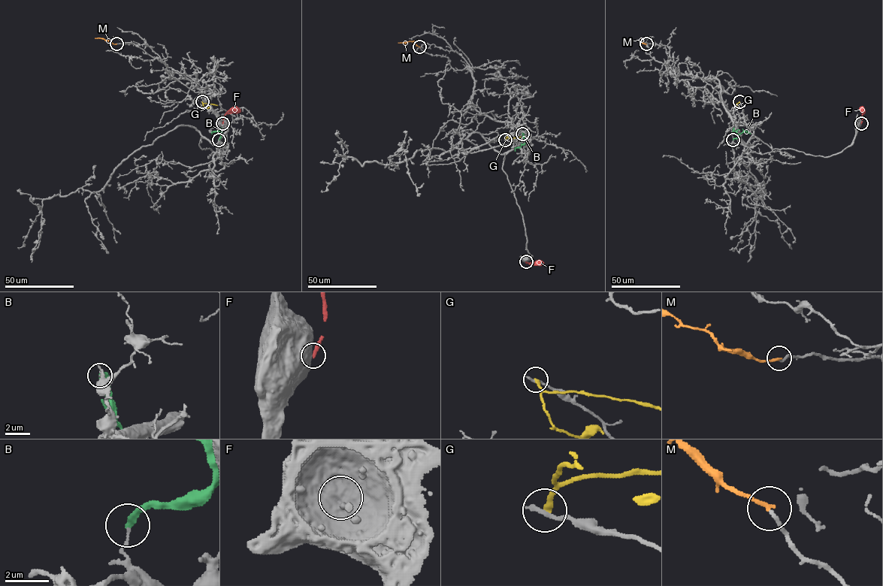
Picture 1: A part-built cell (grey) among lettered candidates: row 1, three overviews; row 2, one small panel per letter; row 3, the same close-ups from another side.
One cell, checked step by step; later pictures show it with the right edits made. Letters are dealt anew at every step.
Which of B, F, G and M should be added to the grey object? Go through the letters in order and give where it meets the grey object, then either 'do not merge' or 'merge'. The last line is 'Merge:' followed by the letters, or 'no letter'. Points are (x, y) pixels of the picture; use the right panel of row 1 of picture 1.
B: (733, 140) | do not merge
F: (861, 123) | do not merge
G: (739, 101) | do not merge
M: (646, 43) | merge
Merge: M

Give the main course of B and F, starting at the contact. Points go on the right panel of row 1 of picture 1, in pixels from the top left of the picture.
B: (733, 139), (743, 131), (750, 134)
F: (861, 123), (863, 112), (862, 110)

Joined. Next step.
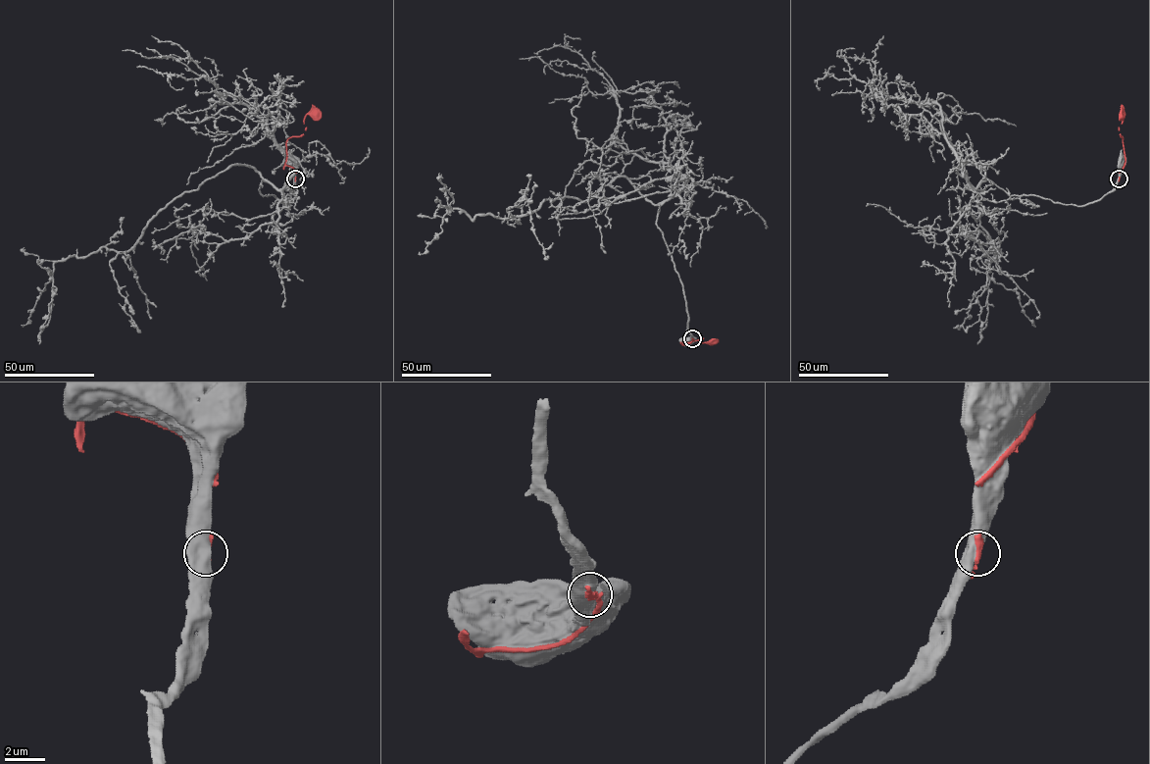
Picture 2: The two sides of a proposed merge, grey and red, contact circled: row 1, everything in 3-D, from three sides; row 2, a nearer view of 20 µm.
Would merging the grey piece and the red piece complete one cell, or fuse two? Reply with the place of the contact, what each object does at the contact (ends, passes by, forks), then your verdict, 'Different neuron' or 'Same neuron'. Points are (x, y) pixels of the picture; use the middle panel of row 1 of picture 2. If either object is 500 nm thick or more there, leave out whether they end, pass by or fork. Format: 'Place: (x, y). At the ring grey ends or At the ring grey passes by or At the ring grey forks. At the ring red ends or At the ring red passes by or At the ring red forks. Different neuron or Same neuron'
Place: (692, 338). Different neuron

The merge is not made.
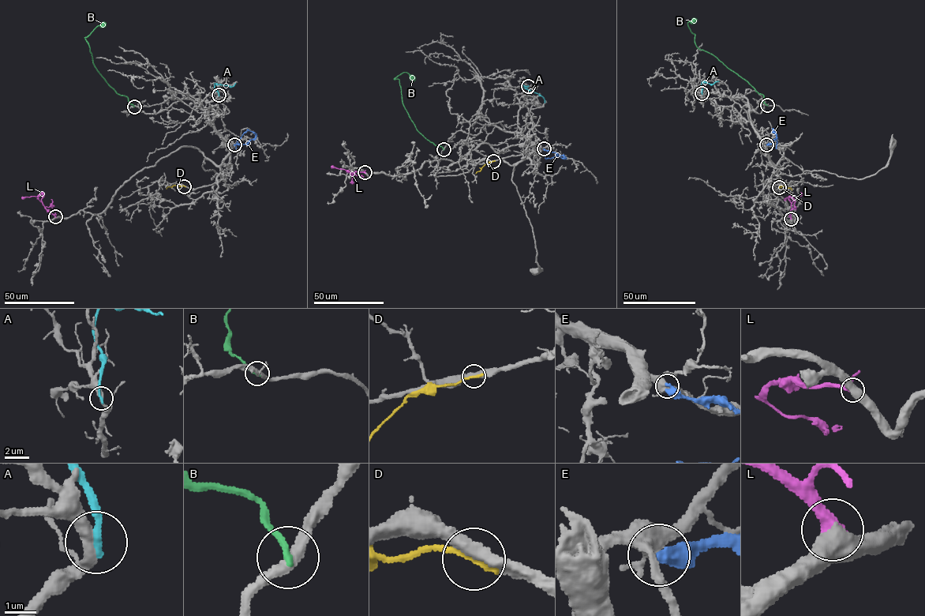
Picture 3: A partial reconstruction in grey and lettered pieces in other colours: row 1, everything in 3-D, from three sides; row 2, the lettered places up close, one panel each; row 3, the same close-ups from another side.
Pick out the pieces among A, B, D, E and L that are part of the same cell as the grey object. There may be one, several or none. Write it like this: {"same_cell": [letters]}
{"same_cell": ["L"]}

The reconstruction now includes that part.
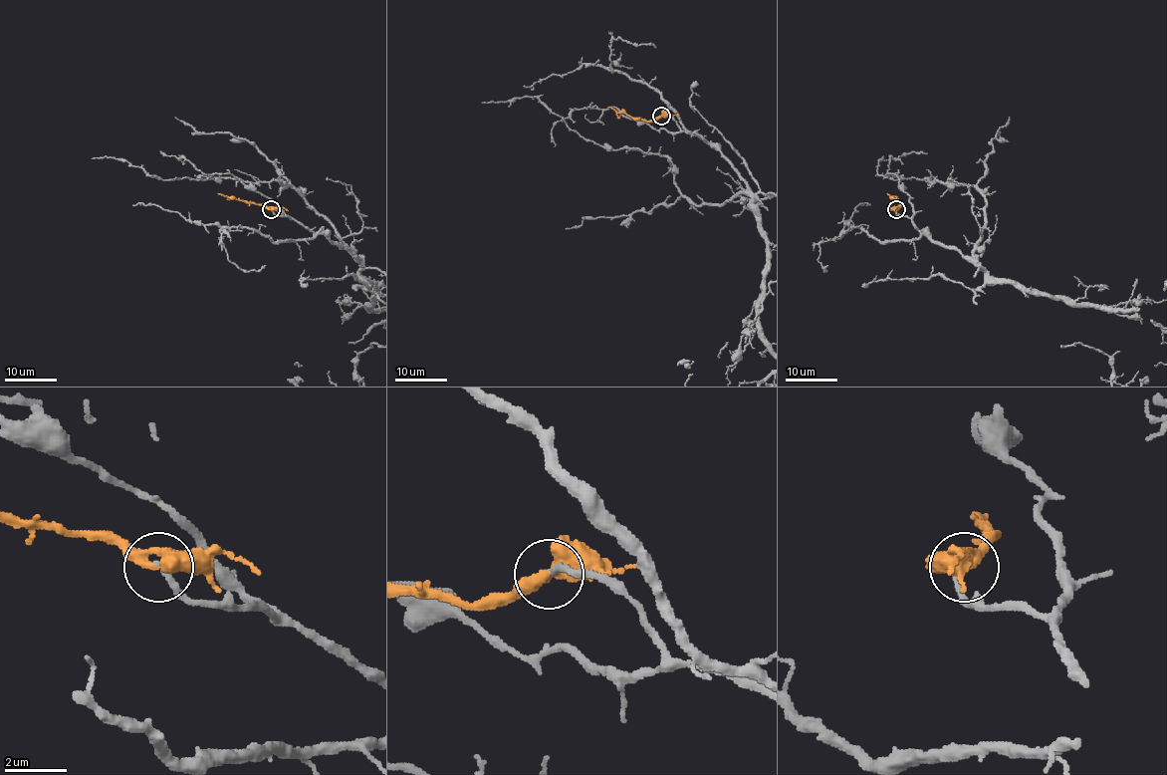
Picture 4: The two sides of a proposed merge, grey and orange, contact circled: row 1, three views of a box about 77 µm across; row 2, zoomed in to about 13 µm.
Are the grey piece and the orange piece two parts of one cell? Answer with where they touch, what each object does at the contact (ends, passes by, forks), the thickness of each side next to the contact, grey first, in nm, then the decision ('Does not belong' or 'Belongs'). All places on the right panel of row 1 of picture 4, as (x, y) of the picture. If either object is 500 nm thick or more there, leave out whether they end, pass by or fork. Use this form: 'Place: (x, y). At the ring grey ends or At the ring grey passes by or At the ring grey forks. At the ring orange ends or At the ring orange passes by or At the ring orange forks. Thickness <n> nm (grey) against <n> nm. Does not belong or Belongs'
Place: (896, 209). At the ring grey ends. At the ring orange passes by. Thickness 240 nm (grey) against 260 nm. Belongs

